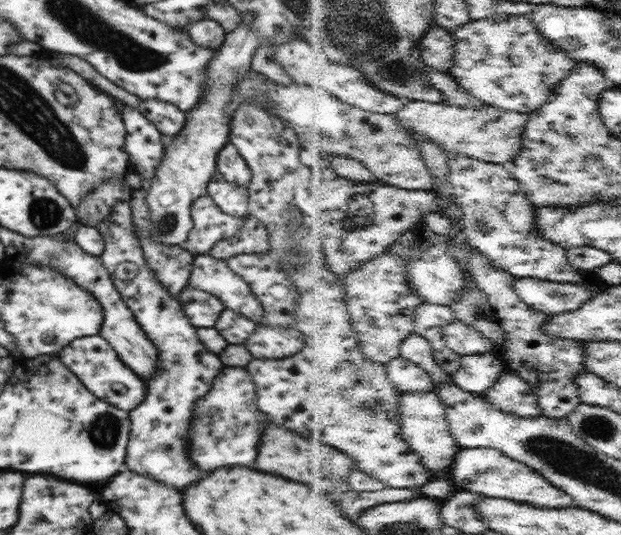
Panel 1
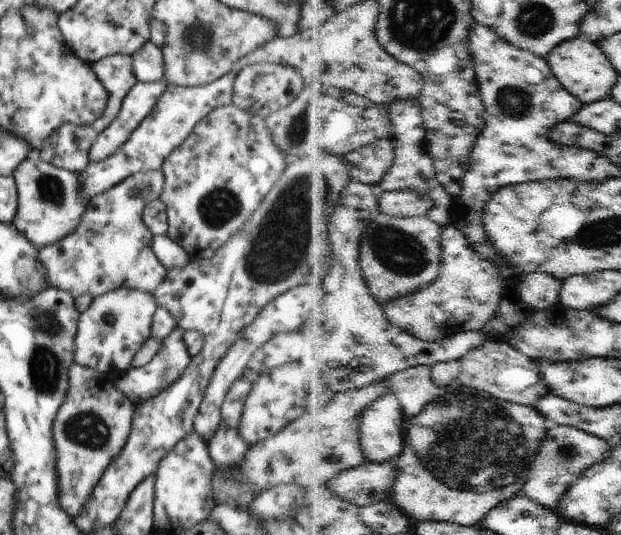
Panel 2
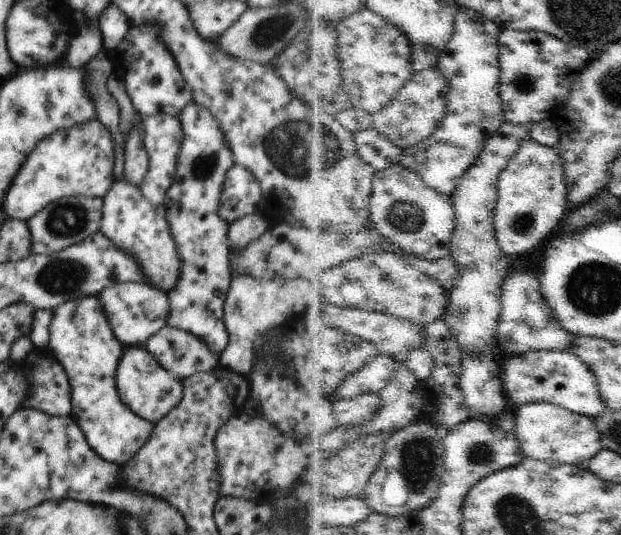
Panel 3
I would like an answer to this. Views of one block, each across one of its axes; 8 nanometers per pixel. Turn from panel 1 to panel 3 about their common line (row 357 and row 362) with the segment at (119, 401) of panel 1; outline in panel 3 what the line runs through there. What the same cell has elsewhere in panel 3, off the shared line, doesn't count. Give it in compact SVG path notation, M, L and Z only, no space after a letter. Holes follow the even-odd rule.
M98 295L68 300L54 308L50 324L49 347L64 368L71 386L70 416L78 423L86 442L100 458L126 464L148 442L154 422L130 410L120 398L116 386L116 369L124 347L114 336Z

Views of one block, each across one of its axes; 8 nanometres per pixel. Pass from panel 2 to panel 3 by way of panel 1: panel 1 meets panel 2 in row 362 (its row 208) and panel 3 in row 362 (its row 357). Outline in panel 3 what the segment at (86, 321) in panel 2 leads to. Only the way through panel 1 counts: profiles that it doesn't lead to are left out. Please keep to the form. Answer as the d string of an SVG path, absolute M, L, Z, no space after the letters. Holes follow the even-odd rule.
M168 325L162 327L148 339L148 342L145 342L145 349L158 361L159 365L162 365L180 381L199 372L214 370L214 367L217 367L220 362L220 356L214 354L202 338Z

